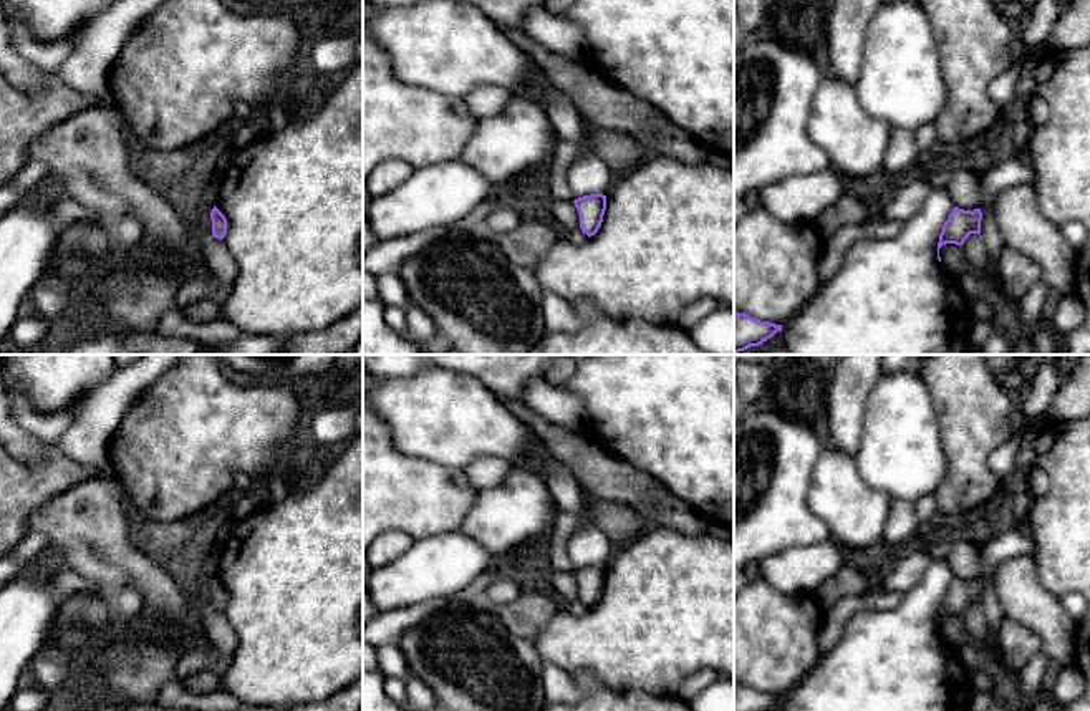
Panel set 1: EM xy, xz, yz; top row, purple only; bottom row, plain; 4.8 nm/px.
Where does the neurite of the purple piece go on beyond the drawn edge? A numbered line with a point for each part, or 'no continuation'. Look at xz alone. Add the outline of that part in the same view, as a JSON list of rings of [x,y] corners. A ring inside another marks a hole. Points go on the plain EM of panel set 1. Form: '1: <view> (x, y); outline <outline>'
no continuation

